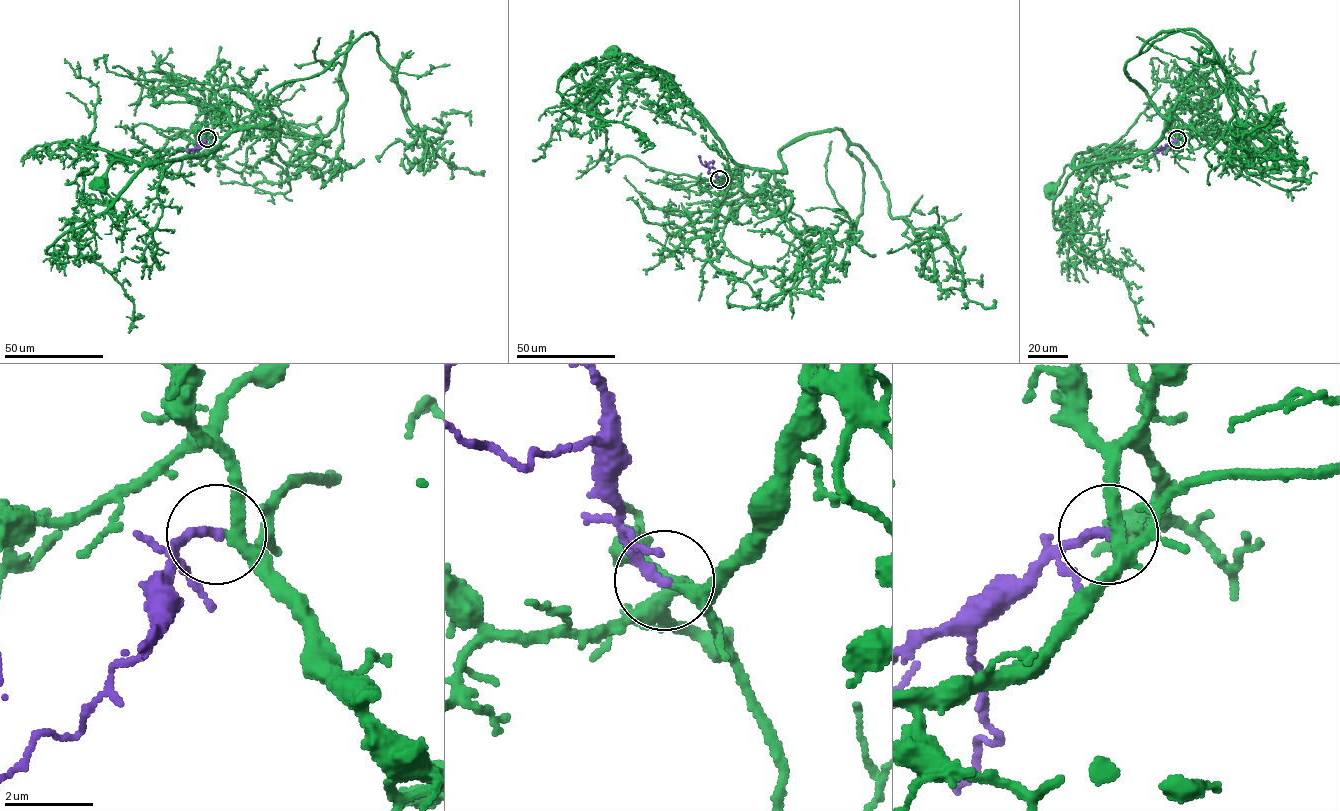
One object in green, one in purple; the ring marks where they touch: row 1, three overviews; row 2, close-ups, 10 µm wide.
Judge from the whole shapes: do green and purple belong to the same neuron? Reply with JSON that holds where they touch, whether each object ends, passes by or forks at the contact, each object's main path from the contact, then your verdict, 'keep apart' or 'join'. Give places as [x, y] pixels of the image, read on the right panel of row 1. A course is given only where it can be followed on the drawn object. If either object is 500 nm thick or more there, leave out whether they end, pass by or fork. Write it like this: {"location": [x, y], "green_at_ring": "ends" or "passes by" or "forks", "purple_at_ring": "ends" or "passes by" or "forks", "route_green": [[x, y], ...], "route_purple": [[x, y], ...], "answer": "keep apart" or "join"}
{"location": [1177, 139], "green_at_ring": "forks", "purple_at_ring": "ends", "route_green": [[1177, 139], [1174, 144], [1161, 149], [1150, 148], [1134, 156], [1111, 157], [1076, 167], [1067, 165], [1054, 190]], "route_purple": [[1177, 139], [1154, 153]], "answer": "join"}

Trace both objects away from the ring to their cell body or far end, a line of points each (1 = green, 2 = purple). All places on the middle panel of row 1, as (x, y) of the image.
1: (719, 179), (725, 171), (727, 152), (708, 124), (670, 87), (655, 78), (621, 66), (613, 55)
2: (718, 179), (716, 170), (705, 166), (699, 156)

